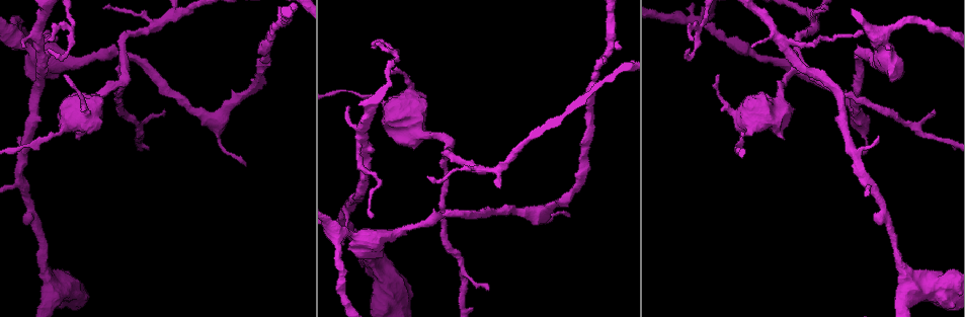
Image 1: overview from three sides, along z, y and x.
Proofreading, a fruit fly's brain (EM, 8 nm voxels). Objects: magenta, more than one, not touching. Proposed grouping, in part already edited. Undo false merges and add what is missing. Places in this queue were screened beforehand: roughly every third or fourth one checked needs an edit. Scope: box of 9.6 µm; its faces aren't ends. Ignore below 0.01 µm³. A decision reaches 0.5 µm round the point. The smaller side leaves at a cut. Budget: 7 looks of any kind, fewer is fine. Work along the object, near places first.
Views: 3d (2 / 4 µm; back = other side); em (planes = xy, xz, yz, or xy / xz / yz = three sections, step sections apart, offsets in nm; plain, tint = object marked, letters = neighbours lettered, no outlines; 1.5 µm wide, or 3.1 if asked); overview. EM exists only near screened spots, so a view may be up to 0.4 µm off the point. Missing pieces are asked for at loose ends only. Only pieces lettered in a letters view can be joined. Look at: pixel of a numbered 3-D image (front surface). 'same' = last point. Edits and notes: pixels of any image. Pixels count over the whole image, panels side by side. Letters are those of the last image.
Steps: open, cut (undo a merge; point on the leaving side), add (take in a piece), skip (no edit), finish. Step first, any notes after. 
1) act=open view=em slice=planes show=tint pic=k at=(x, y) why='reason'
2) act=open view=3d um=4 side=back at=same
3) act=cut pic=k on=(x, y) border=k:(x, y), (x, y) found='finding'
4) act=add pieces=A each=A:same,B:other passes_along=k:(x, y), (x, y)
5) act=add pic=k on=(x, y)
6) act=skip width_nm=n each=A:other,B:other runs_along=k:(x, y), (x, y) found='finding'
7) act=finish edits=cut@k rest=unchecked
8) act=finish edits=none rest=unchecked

act=open view=em slice=planes show=letters pic=1 at=(411, 83)

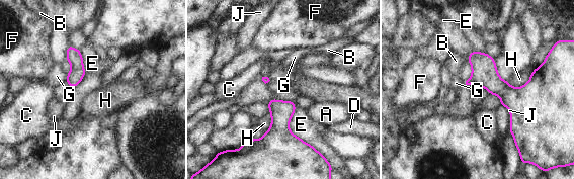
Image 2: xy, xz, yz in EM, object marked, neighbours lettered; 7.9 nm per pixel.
act=skip each=A:other,B:other,C:other,D:other,E:other,F:other,G:other,H:other,J:other border=2:(294, 104), (289, 129), (326, 159) found='one cell here'

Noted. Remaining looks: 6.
act=open view=3d um=2 pic=1 at=(348, 107)

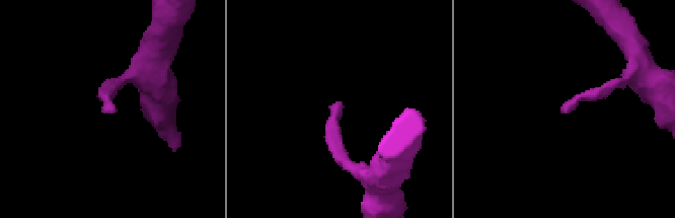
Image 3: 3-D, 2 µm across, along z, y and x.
act=open view=em slice=planes show=plain pic=3 at=(107, 109)

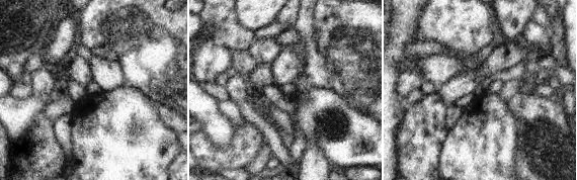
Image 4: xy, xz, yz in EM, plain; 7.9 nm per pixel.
act=open view=em slice=planes show=letters at=same

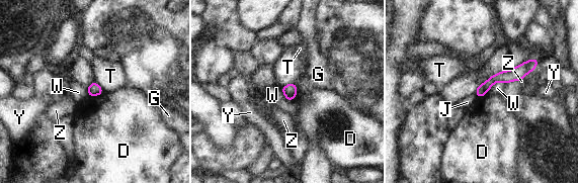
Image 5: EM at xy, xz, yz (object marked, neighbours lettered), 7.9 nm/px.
act=skip each=D:other,G:other,J:other,T:other,W:other,Y:other,Z:other border=5:(102, 92), (88, 96) found='no lettered piece goes on from it'

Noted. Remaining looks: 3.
act=open view=3d um=4 side=back pic=1 at=(375, 46) why='thin end'

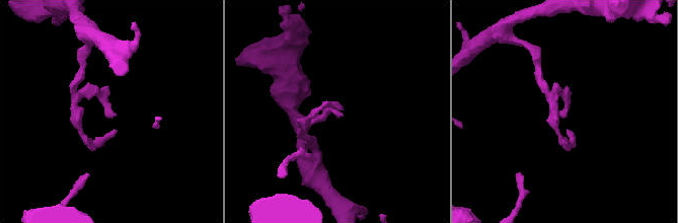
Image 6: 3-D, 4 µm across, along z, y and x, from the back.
act=open view=em slice=planes show=letters pic=6 at=(337, 112) why='now the EM'

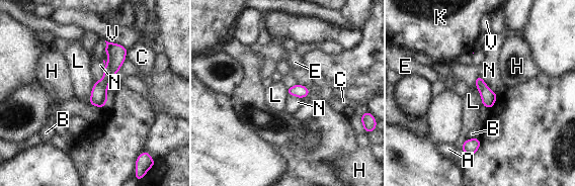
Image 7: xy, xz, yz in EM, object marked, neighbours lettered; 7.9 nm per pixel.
act=skip each=A:other,B:other,C:other,E:other,H:other,K:other,L:other,N:other,V:other border=7:(94, 83), (91, 89), (89, 104) found='none of them fits'

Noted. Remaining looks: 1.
act=finish edits=none rest=unchecked

